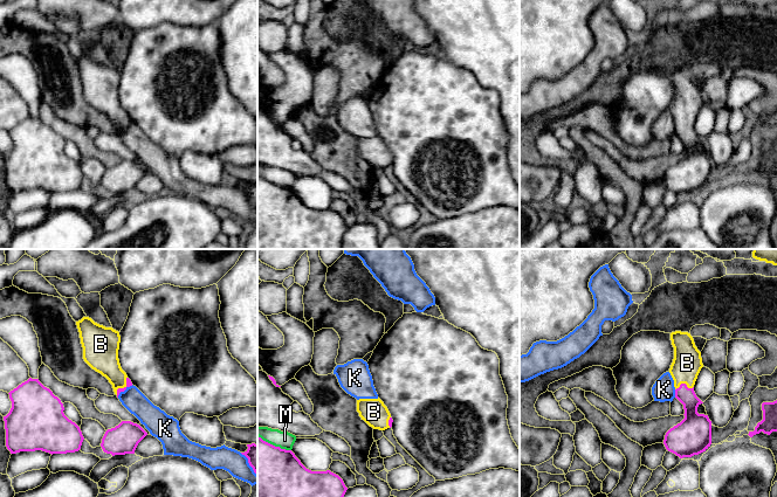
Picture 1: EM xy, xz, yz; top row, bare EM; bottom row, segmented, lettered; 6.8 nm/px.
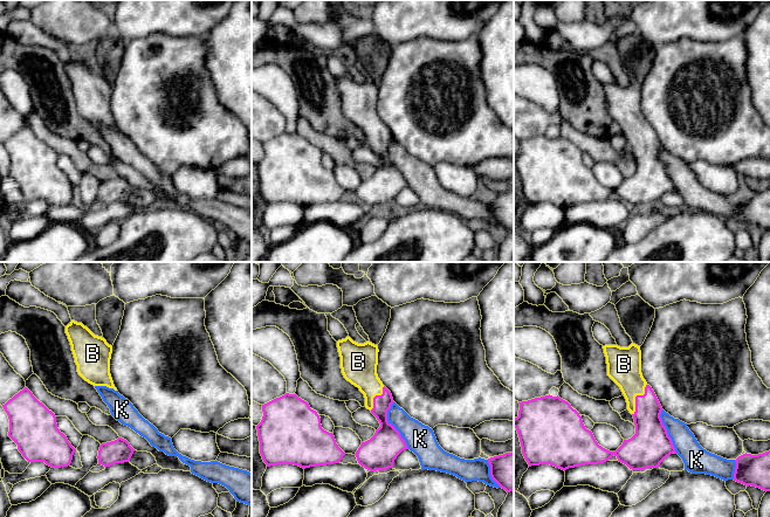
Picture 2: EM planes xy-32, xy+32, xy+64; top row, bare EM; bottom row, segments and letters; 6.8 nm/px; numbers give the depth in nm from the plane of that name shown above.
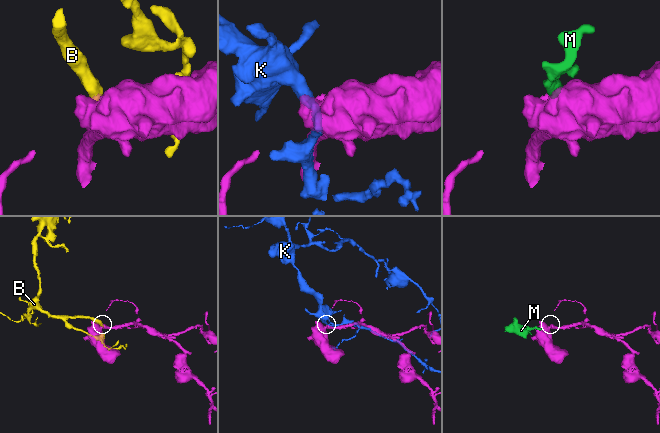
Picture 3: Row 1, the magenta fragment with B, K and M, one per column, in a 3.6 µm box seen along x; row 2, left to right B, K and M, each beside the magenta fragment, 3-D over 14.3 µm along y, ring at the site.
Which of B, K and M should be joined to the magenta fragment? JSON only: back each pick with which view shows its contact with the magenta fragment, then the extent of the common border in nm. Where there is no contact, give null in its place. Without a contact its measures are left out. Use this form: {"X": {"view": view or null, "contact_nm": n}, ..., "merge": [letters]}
{"B": {"view": "xy", "contact_nm": 150}, "merge": ["B"]}

